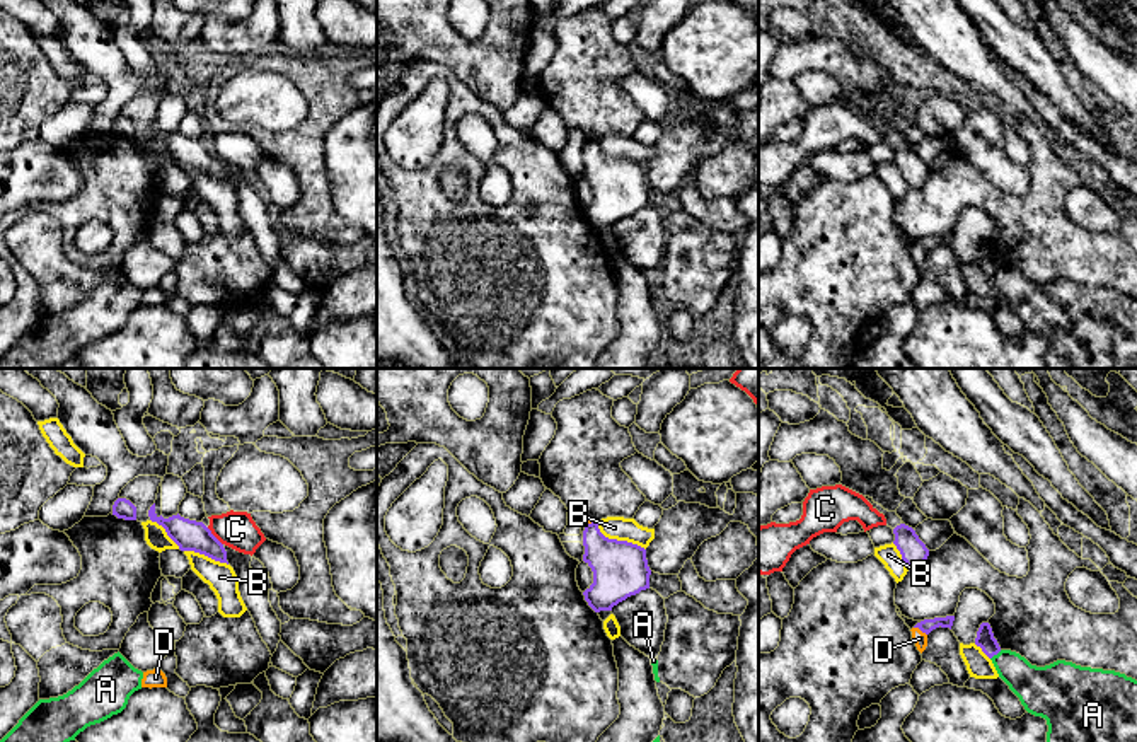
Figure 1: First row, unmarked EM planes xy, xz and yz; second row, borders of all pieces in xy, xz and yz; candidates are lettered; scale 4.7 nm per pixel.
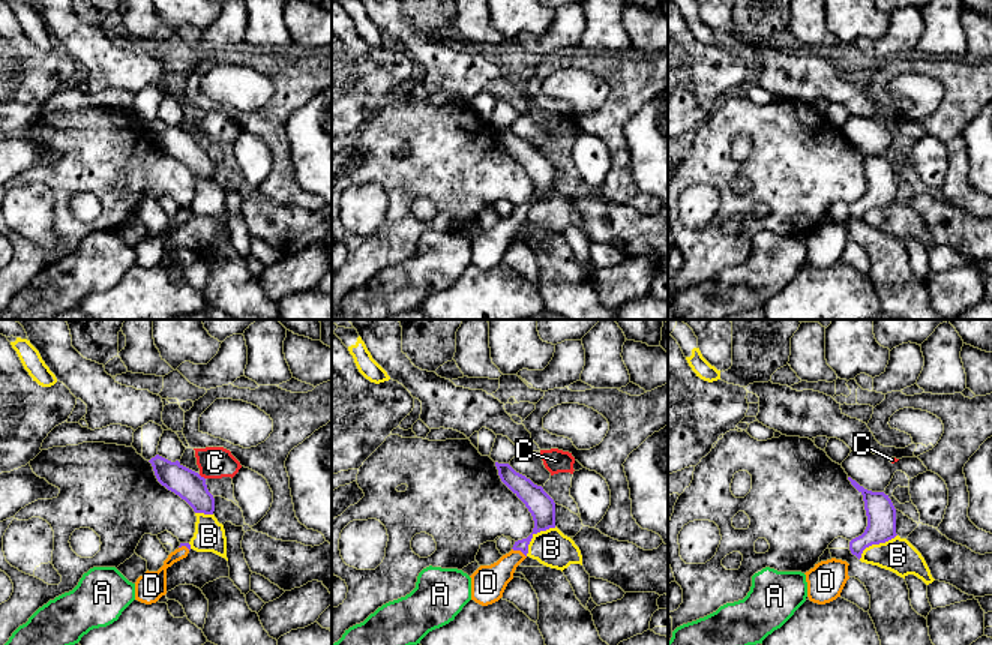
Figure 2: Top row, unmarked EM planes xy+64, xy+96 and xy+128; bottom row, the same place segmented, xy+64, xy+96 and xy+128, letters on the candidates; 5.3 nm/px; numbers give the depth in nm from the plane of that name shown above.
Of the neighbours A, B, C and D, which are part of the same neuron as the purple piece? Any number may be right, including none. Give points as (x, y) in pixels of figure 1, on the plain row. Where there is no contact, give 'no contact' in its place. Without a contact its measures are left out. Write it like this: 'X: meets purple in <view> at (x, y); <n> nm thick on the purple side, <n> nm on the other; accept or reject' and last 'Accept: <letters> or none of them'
A: meets purple in yz at (996, 272); 90 nm thick on the purple side, 200 nm on the other; reject
B: meets purple in xz at (619, 159); 260 nm thick on the purple side, 110 nm on the other; reject
C: meets purple in xy at (213, 154); 140 nm thick on the purple side, 180 nm on the other; reject
D: meets purple in yz at (921, 248); 70 nm thick on the purple side, 70 nm on the other; accept
Accept: D

